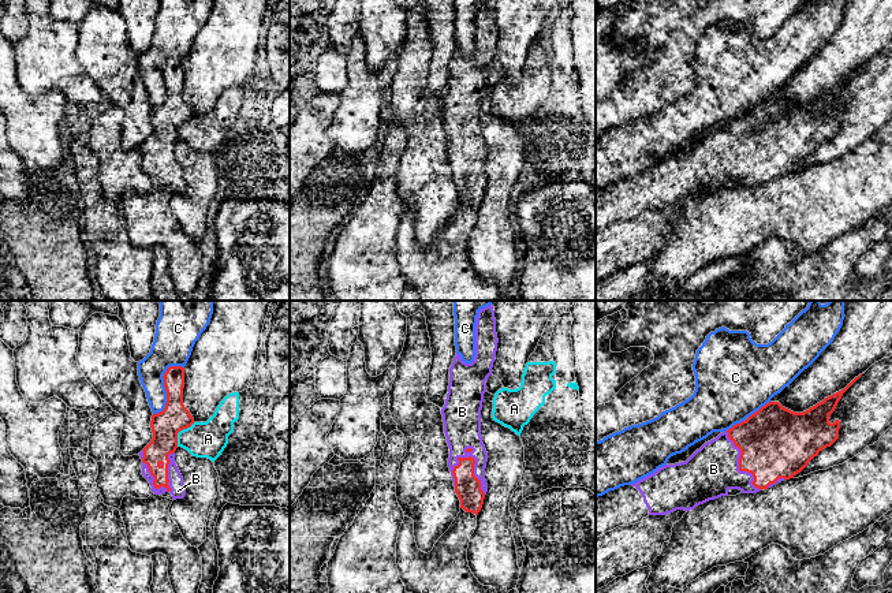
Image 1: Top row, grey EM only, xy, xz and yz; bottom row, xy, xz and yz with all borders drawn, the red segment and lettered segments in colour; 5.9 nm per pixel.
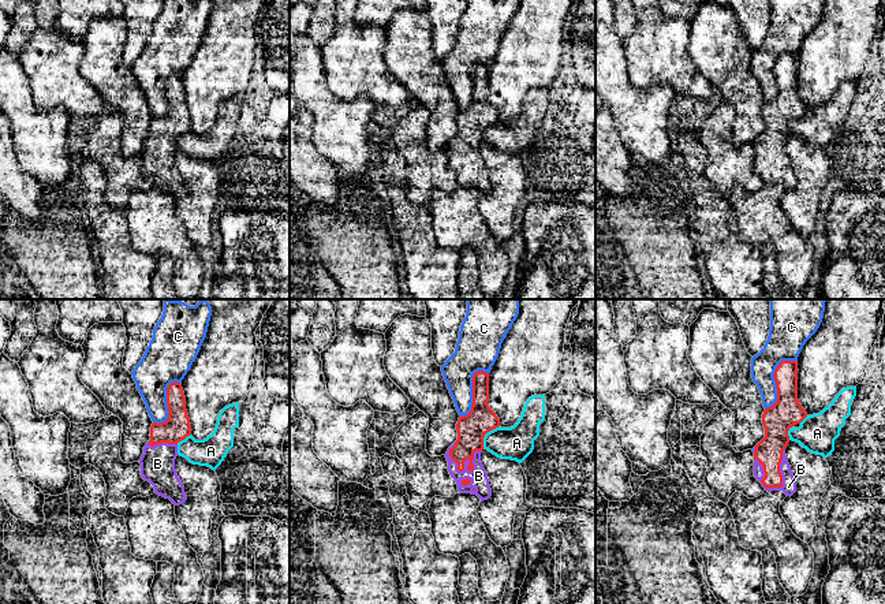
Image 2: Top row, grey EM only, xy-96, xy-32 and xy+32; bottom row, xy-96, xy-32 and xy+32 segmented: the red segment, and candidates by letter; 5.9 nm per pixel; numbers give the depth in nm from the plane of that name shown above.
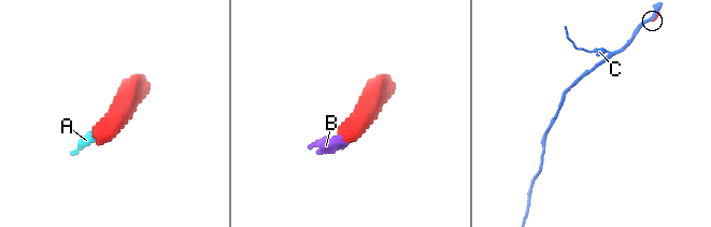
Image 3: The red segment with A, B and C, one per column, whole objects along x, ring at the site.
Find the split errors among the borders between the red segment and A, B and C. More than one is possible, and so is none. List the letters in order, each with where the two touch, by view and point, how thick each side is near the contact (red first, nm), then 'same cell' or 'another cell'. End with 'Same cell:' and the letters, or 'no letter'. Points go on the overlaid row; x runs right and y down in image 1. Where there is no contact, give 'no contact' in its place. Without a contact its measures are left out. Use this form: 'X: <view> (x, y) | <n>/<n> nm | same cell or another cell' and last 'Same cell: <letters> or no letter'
A: xy (179, 431) | 170/220 nm | another cell
B: xy (167, 474) | 150/90 nm | same cell
C: xy (164, 385) | 170/240 nm | another cell
Same cell: B

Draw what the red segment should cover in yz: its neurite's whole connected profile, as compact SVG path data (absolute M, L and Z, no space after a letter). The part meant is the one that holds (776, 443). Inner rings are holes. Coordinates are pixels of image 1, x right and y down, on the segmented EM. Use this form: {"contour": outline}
{"contour": "M861 376L803 413L769 402L686 462L665 465L635 484L596 497L596 537L649 515L694 510L728 496L729 489L757 493L794 478L839 439L840 421L831 424L829 415Z"}

